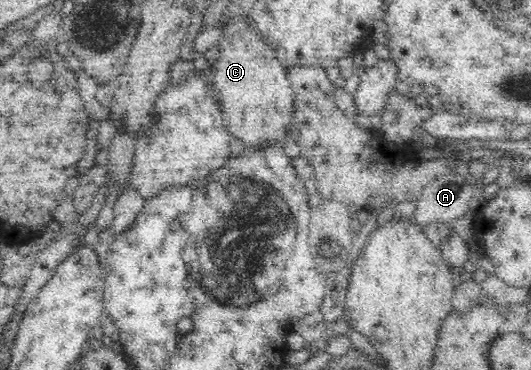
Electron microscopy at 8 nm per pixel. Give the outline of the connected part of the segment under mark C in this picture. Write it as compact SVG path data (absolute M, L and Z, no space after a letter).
M233 17L222 25L219 58L212 63L213 86L222 108L226 129L247 147L263 143L284 144L287 130L292 129L295 96L288 81L287 69L275 51L259 35L251 17Z

